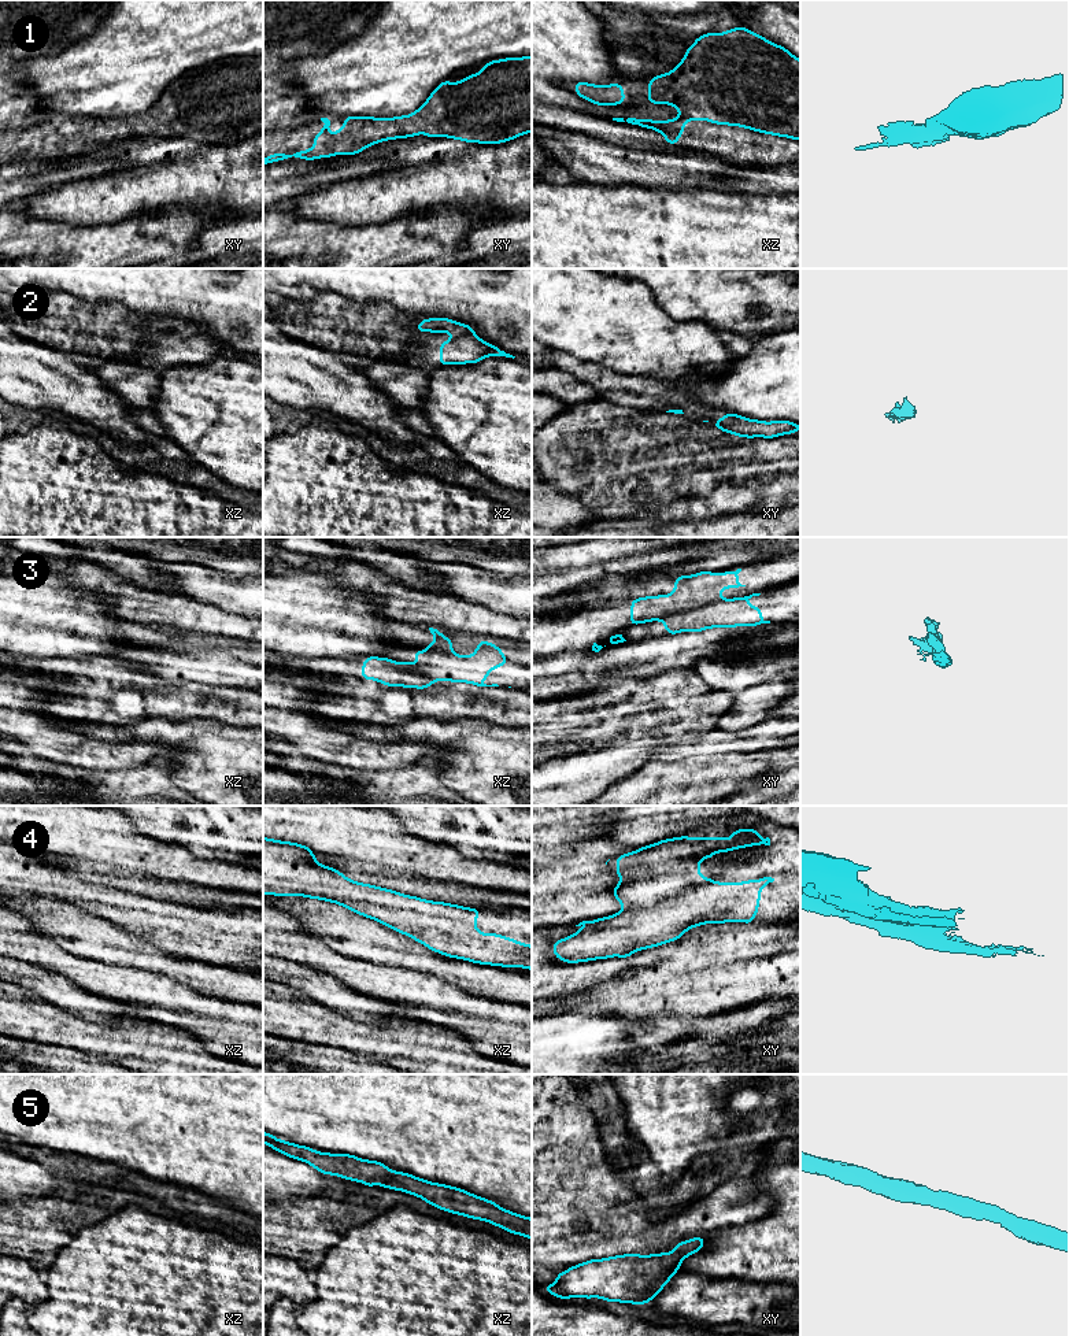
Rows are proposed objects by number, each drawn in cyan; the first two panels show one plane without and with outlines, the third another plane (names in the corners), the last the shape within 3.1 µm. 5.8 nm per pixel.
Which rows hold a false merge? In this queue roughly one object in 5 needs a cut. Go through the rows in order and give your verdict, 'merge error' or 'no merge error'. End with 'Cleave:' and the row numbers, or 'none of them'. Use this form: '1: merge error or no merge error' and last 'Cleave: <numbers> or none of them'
1: no merge error
2: no merge error
3: merge error
4: no merge error
5: no merge error
Cleave: 3

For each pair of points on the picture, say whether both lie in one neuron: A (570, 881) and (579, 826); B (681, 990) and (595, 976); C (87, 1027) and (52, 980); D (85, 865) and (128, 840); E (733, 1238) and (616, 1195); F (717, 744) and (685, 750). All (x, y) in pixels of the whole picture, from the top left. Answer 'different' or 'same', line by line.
A: same
B: different
C: different
D: different
E: different
F: same

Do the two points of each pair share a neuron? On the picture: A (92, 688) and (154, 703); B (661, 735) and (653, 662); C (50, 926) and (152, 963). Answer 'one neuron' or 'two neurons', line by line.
A: one neuron
B: two neurons
C: one neuron

